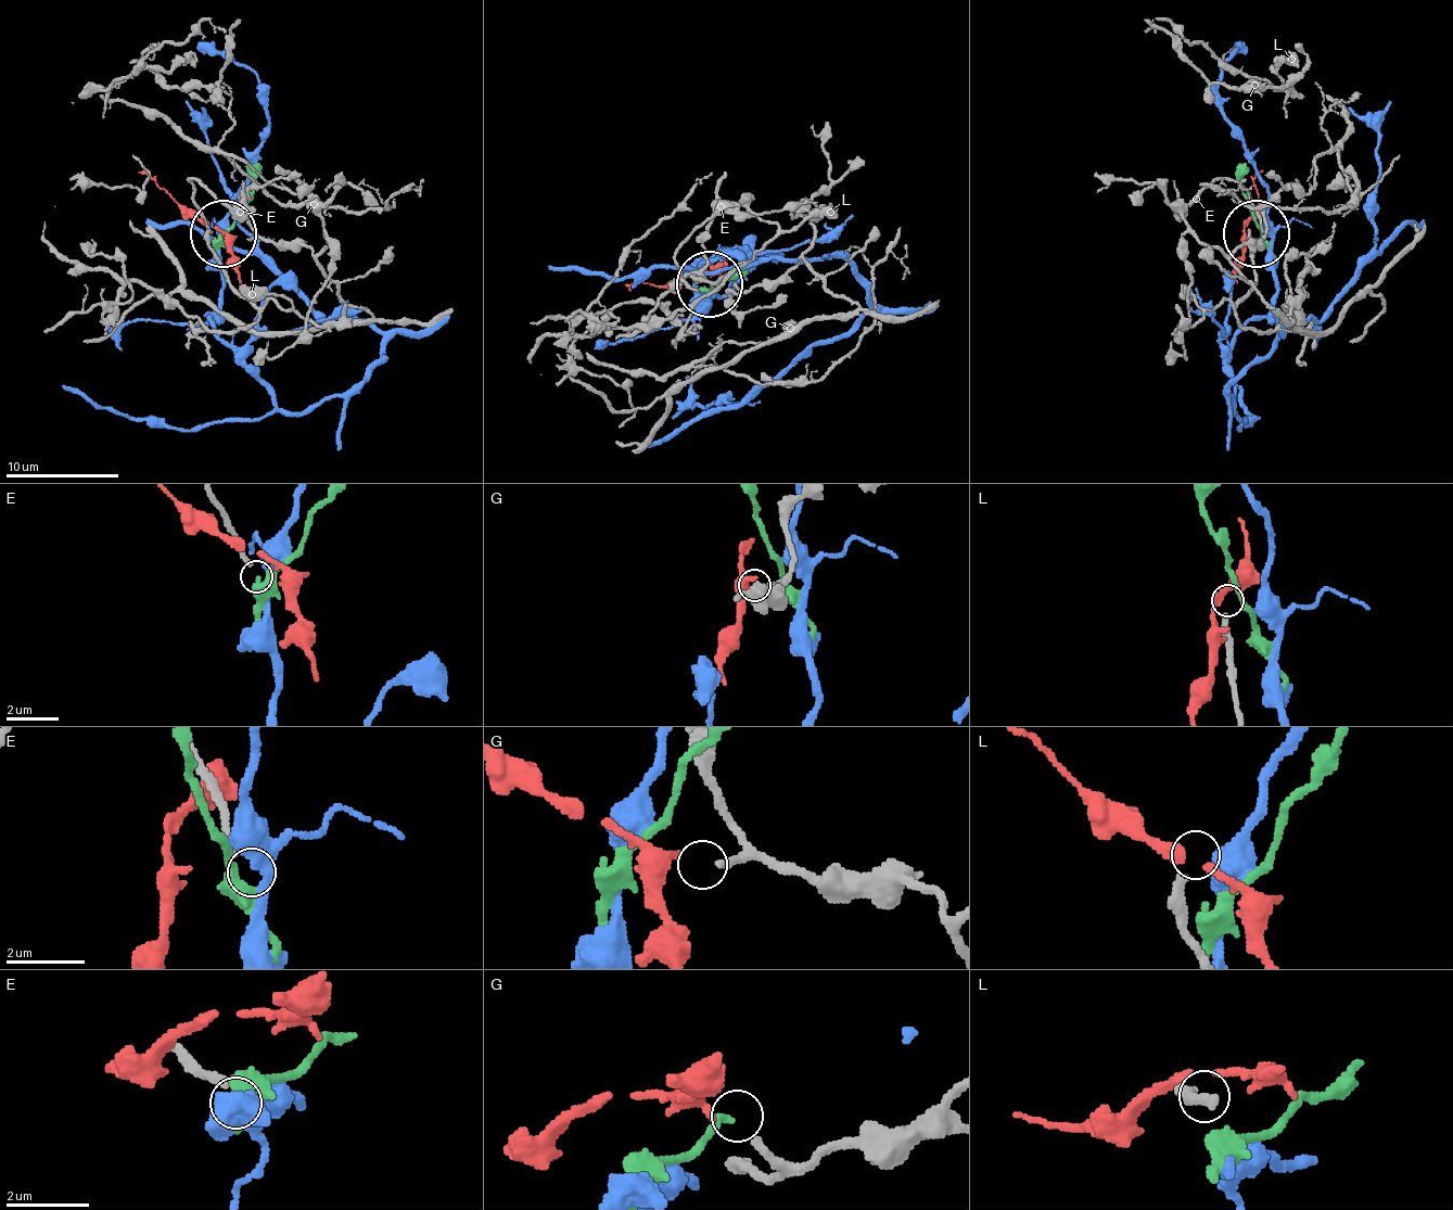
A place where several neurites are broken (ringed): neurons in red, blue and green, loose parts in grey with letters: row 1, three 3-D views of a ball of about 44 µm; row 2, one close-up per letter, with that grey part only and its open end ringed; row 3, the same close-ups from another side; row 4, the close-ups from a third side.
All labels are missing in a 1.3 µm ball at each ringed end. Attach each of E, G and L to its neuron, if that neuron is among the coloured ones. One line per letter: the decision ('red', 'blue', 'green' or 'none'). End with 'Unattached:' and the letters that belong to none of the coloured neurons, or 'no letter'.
E: blue
G: red
L: none
Unattached: L

